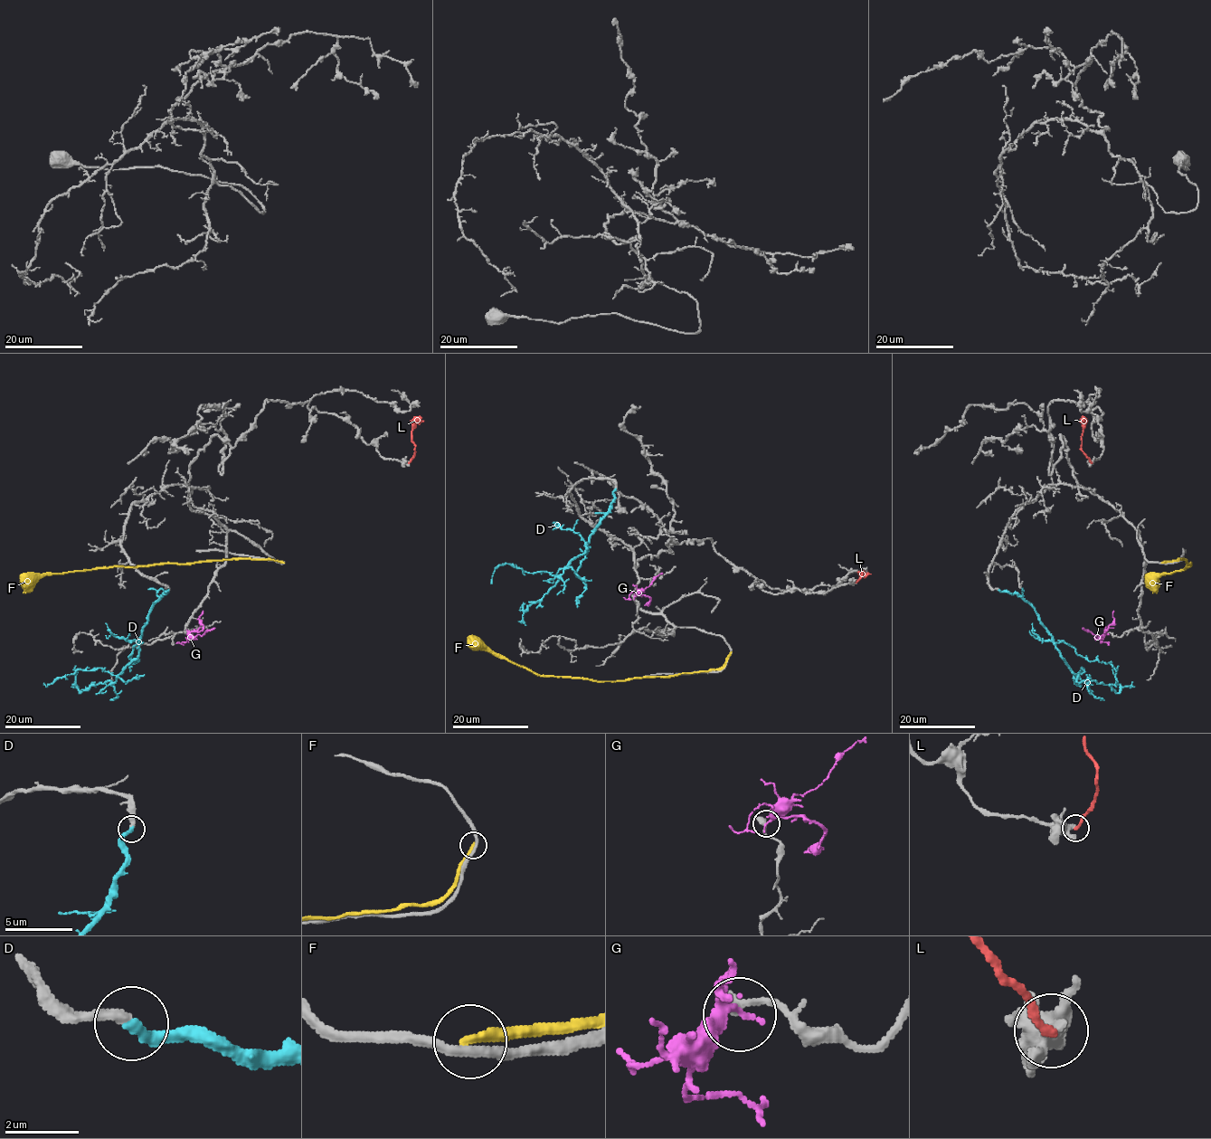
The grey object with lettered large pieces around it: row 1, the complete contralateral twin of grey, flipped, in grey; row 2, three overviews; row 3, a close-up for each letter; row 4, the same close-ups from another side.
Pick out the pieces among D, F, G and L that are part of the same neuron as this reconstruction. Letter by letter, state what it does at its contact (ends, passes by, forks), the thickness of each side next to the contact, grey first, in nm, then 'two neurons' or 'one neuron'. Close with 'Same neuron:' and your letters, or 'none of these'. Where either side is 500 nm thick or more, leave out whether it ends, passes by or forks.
D: it ends there; 320 nm thick on the grey side, 320 nm on the other; one neuron
F: it ends there; 240 nm thick on the grey side, 280 nm on the other; two neurons
G: it passes by; 400 nm thick on the grey side, 260 nm on the other; two neurons
L: it ends there; 360 nm thick on the grey side, 240 nm on the other; two neurons
Same neuron: D

